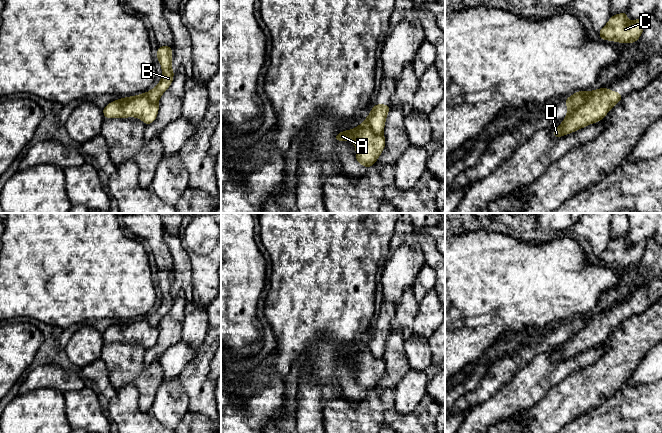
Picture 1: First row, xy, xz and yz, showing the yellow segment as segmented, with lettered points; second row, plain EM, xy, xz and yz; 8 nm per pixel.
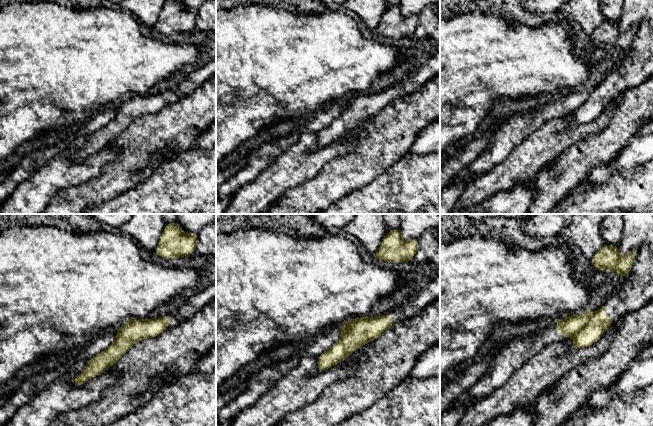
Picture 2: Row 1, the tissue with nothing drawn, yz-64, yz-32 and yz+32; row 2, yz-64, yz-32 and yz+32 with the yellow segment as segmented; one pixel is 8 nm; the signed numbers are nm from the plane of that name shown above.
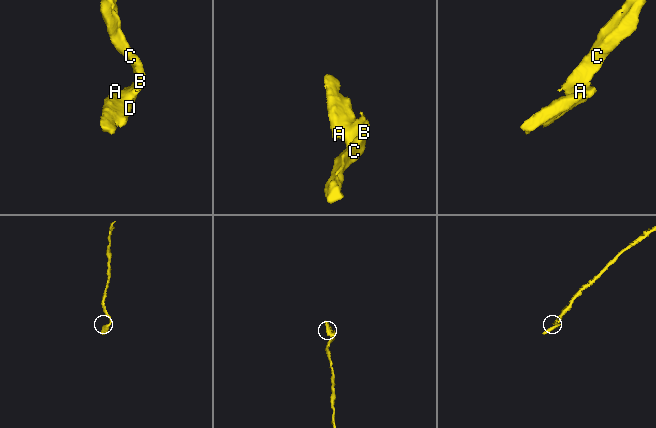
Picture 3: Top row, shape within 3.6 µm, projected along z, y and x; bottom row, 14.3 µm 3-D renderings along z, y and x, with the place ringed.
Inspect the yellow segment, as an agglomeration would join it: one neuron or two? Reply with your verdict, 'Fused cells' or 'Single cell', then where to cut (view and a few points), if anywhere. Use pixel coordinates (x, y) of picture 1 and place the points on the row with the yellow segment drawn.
Fused cells. Split along yz (592, 91), (589, 97), (568, 115)

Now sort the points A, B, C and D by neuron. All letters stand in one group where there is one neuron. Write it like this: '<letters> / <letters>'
A D / B C

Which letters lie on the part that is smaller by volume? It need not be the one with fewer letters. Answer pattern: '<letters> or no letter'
A, D

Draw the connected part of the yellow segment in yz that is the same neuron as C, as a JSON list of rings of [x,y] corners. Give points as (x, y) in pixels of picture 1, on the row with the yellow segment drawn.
[[[627,10],[612,15],[607,24],[598,31],[601,40],[628,43],[639,41],[644,30],[647,18],[640,17],[632,22],[627,18]]]

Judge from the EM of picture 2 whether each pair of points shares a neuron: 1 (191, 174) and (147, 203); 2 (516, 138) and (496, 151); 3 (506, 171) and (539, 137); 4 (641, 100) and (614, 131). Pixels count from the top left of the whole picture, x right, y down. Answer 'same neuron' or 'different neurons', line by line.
1: same neuron
2: same neuron
3: same neuron
4: same neuron

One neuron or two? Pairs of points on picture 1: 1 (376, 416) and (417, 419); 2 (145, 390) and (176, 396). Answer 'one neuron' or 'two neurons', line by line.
1: two neurons
2: two neurons

